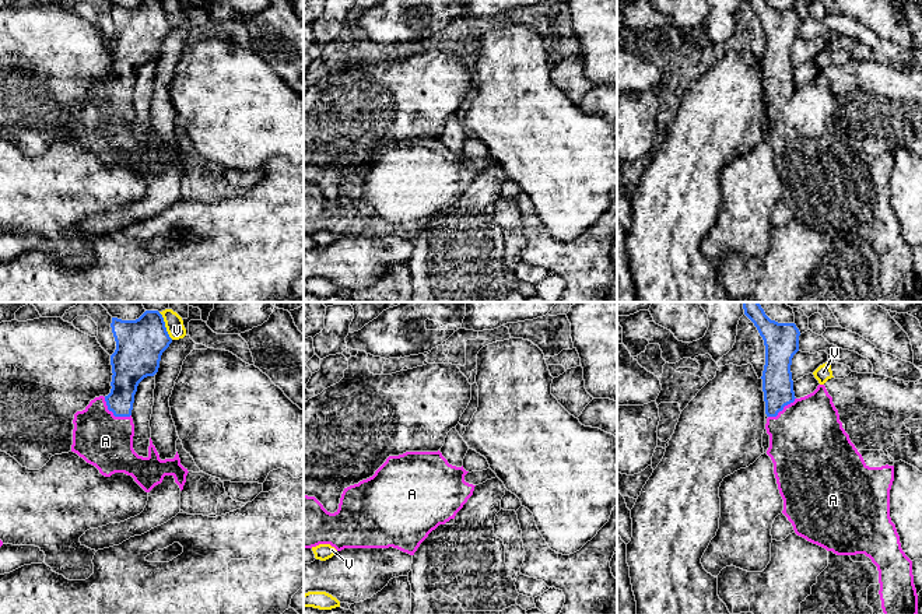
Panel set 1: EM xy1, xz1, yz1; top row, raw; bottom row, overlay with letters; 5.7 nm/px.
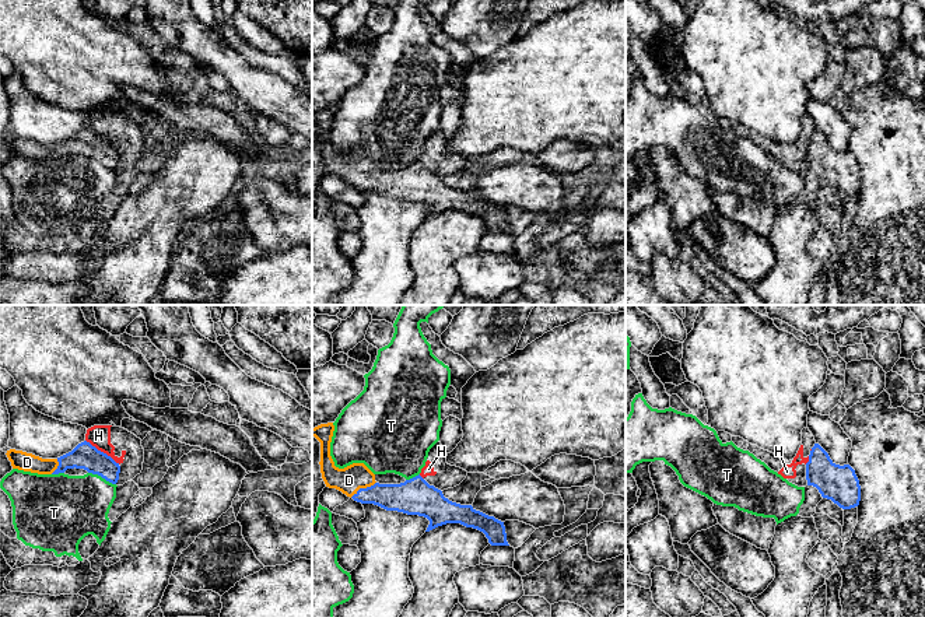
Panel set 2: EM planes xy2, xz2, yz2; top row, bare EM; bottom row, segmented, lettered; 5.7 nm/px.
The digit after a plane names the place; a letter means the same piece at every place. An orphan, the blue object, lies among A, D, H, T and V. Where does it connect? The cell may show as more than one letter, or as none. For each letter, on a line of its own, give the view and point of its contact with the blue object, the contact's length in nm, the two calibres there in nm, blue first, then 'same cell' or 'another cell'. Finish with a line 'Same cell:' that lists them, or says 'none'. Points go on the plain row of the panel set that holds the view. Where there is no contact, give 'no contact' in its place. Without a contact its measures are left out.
A: xy1 (114, 101) | 190 nm | 170/300 nm | same cell
D: xz2 (363, 175) | 180 nm | 170/160 nm | same cell
H: xy2 (102, 139) | 240 nm | 150/130 nm | another cell
T: xy2 (102, 164) | 180 nm | 150/360 nm | another cell
V: xy1 (164, 13) | 170 nm | 280/110 nm | another cell
Same cell: A, D

